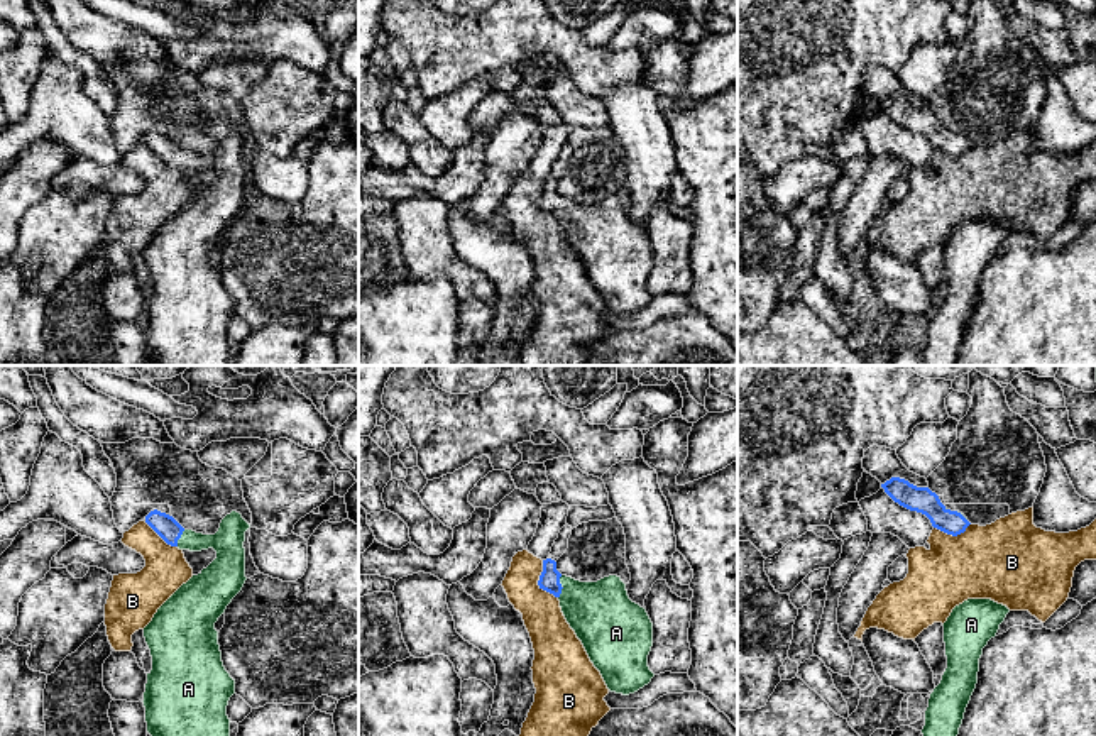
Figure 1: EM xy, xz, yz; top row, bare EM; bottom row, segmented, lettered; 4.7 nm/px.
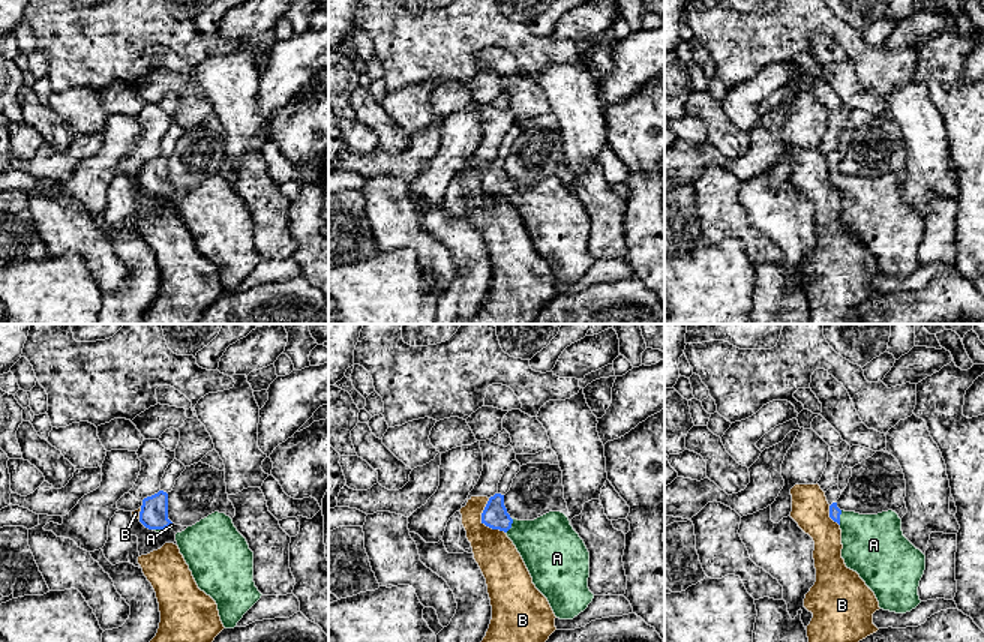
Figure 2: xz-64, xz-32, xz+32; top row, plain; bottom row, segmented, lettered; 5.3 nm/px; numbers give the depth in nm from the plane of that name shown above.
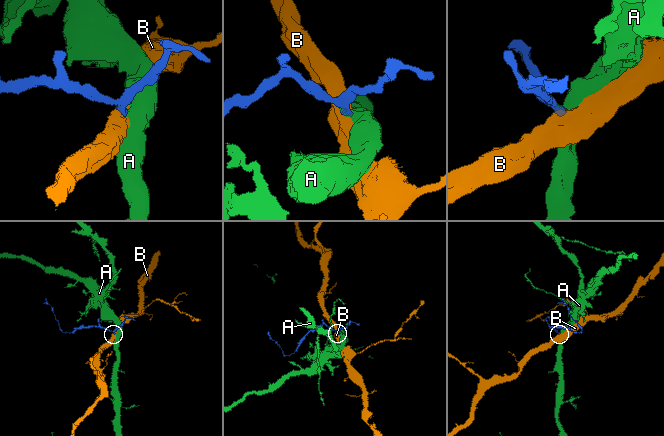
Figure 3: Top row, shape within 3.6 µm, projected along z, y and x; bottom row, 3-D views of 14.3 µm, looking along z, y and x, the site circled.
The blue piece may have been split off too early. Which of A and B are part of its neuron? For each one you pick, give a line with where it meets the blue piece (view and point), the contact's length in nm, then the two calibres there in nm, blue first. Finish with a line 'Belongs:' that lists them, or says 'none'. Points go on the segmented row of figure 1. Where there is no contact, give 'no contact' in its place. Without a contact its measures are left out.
A: meets blue in xz at (562, 587); contact 110 nm long; 100 nm thick on the blue side, 300 nm on the other
Belongs: A

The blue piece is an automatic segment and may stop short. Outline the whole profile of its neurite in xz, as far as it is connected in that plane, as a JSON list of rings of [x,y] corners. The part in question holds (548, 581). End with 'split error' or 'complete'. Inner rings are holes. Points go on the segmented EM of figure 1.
[[[546,558],[538,585],[560,601],[567,623],[611,692],[629,695],[651,682],[653,623],[646,609],[629,599],[621,577],[580,582],[562,575],[556,562]]] | split error

